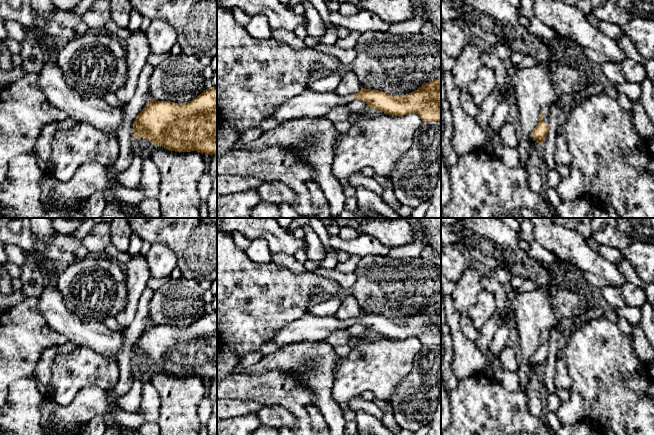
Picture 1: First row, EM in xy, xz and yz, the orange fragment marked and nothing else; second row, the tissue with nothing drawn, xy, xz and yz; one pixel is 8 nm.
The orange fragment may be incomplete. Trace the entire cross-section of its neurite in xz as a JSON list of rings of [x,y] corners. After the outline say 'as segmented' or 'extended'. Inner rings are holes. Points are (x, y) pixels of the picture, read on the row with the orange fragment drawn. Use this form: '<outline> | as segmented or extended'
[[[441,76],[429,81],[419,87],[417,90],[407,95],[389,95],[383,91],[362,88],[359,92],[341,97],[335,91],[316,92],[307,87],[303,92],[286,100],[282,105],[277,107],[272,114],[272,118],[277,123],[284,122],[288,119],[297,119],[300,117],[322,117],[337,106],[347,106],[354,100],[364,101],[368,107],[374,108],[389,115],[408,115],[417,114],[422,121],[441,121]]] | extended

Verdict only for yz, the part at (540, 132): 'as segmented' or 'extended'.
extended

